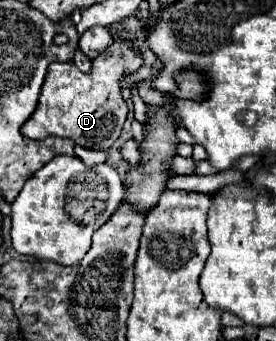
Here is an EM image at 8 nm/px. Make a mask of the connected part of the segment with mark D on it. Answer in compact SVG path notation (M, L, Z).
M123 40L109 44L109 48L93 60L89 74L81 74L73 62L49 64L37 110L21 128L23 136L31 140L61 136L73 142L115 142L129 112L125 98L121 96L119 82L141 66L143 56L133 48L131 42Z

